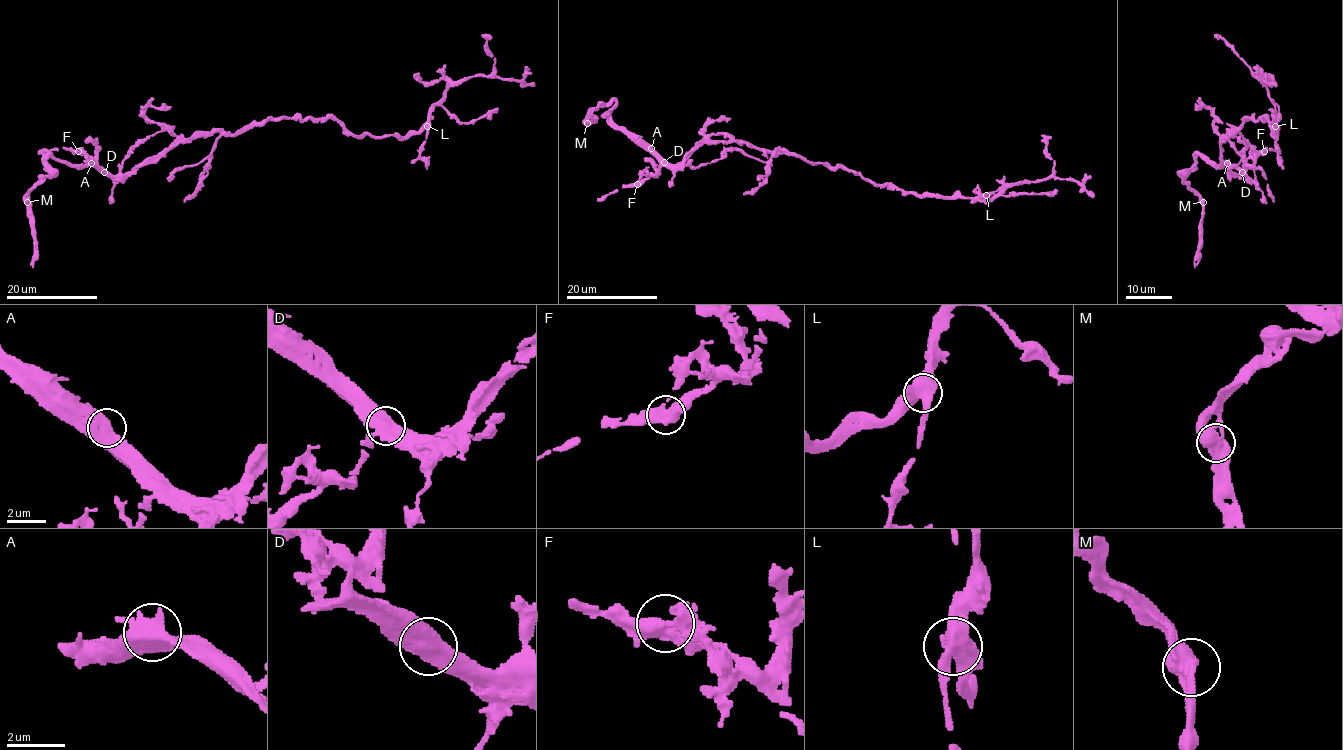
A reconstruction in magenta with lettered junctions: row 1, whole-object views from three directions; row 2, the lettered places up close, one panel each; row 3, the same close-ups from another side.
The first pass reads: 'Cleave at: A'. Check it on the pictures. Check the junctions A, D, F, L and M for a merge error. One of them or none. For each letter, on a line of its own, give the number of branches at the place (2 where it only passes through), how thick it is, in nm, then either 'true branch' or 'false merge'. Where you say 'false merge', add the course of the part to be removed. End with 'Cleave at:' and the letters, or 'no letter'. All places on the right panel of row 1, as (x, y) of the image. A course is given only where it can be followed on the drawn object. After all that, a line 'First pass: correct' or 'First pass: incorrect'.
A: 3 branches meet; 440 nm thick; true branch
D: 3 branches meet; 480 nm thick; true branch
F: 3 branches meet; 460 nm thick; true branch
L: 3 branches meet; 550 nm thick; true branch
M: 3 branches meet; 480 nm thick; true branch
Cleave at: no letter
First pass: incorrect

